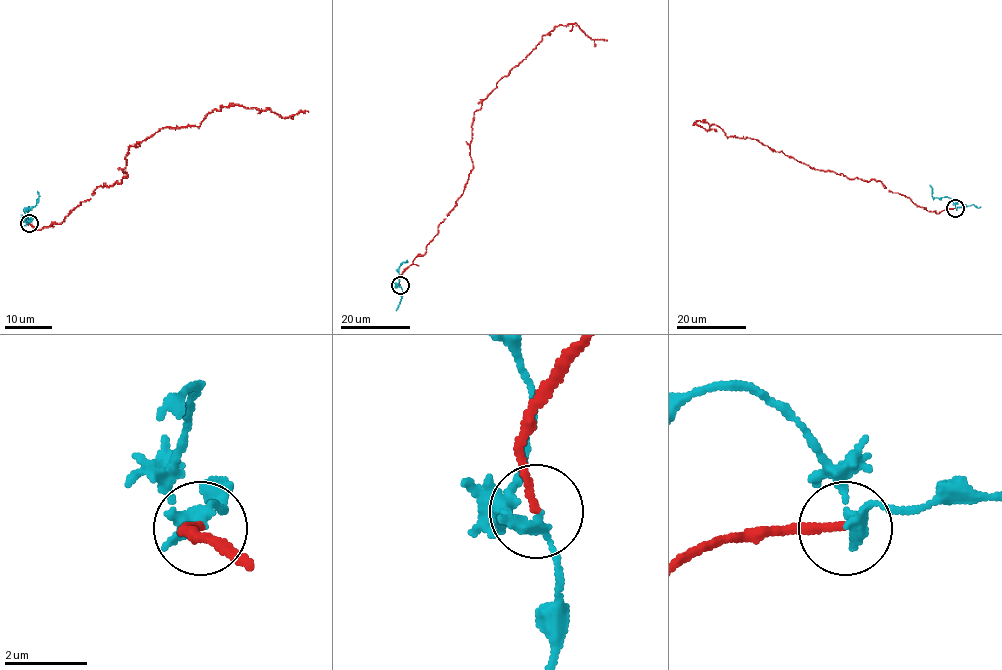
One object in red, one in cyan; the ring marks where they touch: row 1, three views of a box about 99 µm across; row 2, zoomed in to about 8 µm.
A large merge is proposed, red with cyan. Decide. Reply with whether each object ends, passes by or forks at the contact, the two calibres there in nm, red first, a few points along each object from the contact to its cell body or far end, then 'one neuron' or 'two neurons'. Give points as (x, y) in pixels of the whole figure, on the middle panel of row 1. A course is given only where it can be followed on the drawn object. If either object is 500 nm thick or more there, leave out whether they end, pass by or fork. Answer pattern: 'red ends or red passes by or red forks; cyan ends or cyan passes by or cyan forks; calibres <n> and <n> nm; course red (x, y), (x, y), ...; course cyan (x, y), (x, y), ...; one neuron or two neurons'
red ends; cyan forks; calibres 180 and 200 nm; course red (400, 285), (461, 194), (473, 167), (473, 113), (496, 83), (560, 25), (576, 23), (607, 41); course cyan (400, 285), (398, 285), (398, 267), (406, 260); two neurons

